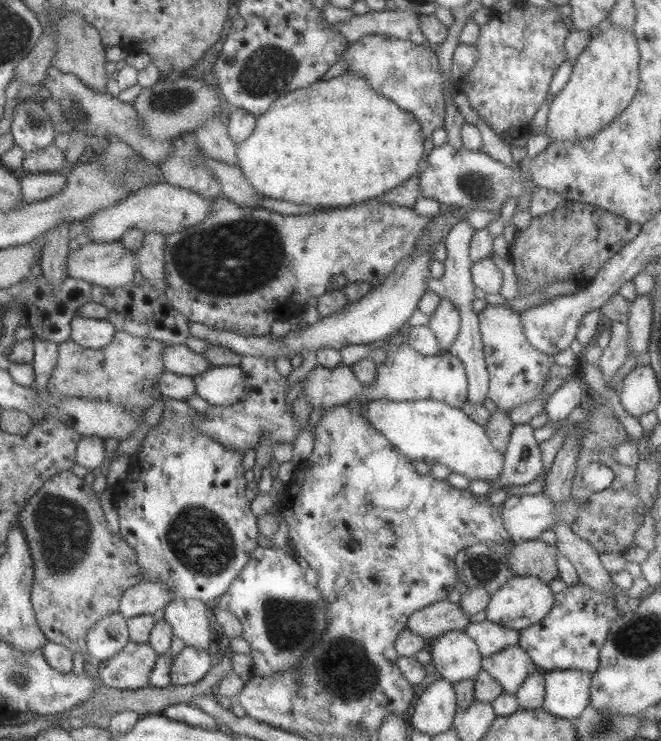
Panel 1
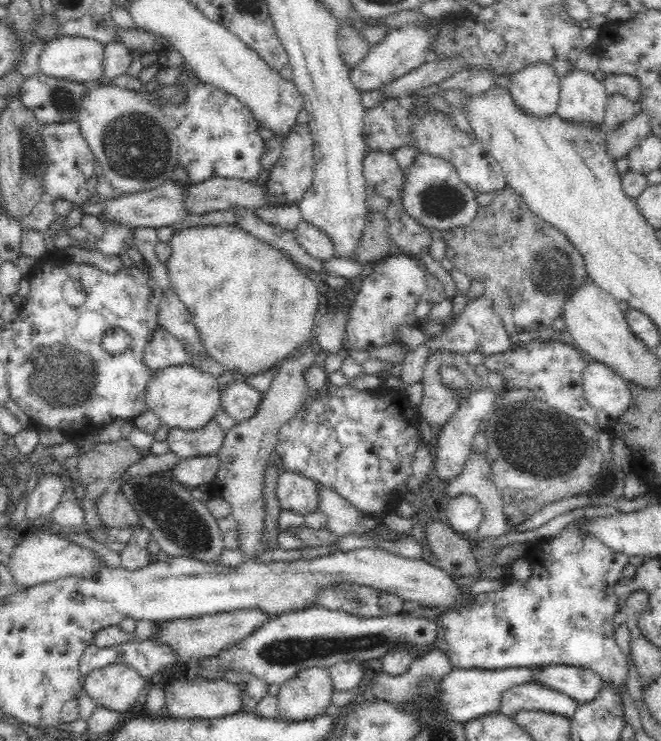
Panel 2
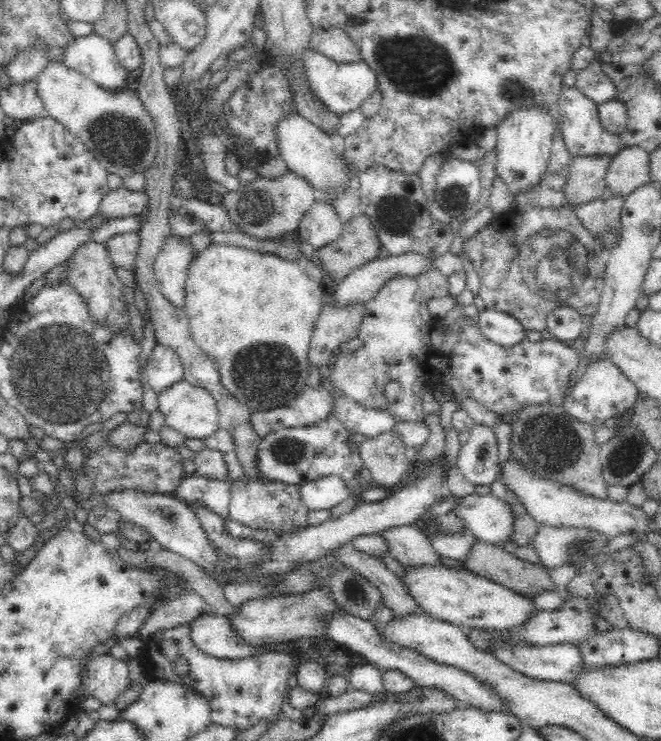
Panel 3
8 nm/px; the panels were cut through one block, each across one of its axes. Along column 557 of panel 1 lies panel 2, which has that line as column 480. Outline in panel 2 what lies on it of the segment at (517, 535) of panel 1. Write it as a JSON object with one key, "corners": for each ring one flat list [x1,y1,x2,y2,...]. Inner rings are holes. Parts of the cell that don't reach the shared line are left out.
{"corners":[[470,495,452,496,447,499,445,514,448,524,463,535,476,531,484,518,483,506]]}

